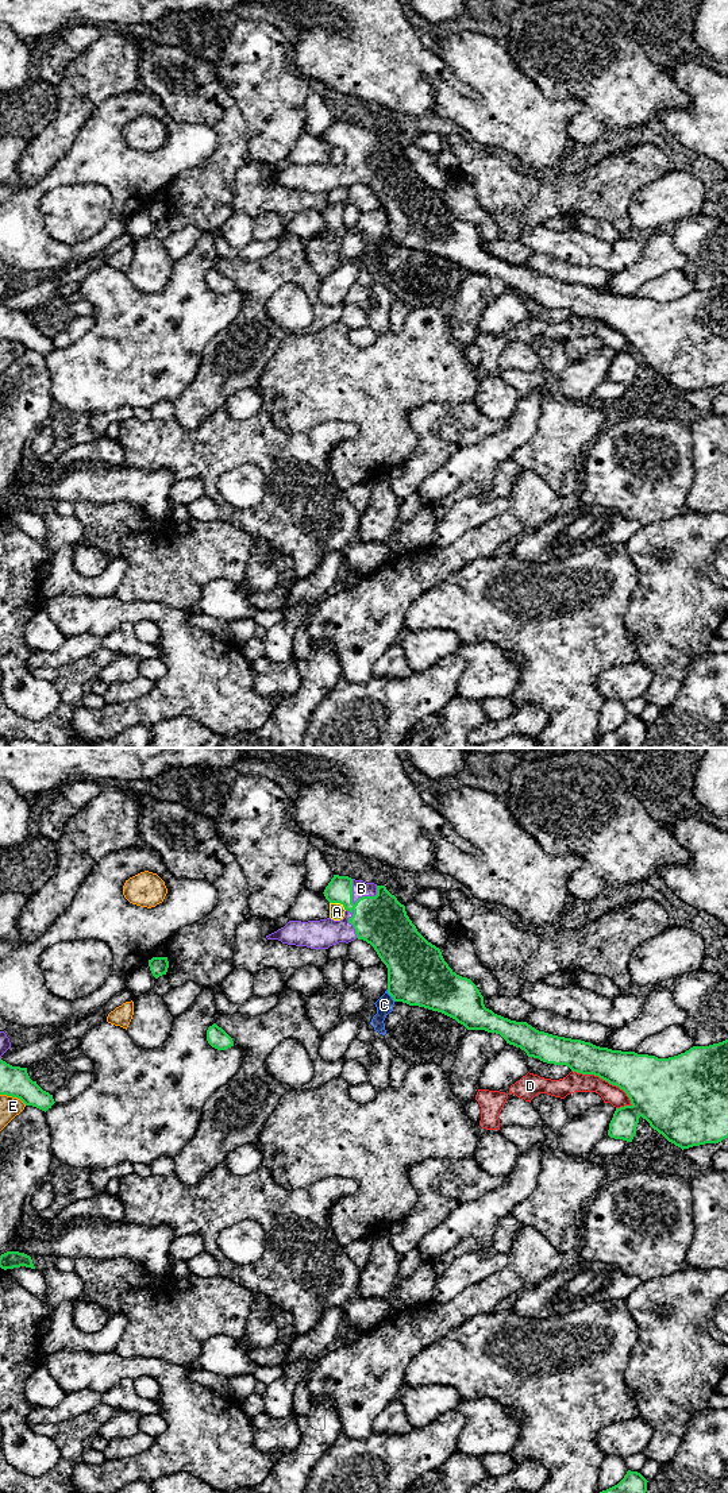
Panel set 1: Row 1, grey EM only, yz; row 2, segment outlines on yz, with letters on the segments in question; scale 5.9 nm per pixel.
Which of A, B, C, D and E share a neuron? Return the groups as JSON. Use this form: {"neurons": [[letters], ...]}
{"neurons": [["A"], ["B"], ["C"], ["D"], ["E"]]}

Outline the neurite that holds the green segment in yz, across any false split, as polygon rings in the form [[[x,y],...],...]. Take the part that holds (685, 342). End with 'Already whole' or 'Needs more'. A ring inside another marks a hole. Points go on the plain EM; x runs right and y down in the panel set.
[[[334,119],[323,138],[330,147],[340,147],[344,151],[340,165],[289,165],[266,182],[311,193],[328,193],[339,186],[363,184],[386,209],[388,238],[394,246],[442,256],[467,274],[500,278],[506,288],[520,292],[528,301],[566,309],[573,316],[594,319],[619,331],[627,337],[631,348],[616,352],[608,374],[610,382],[632,386],[640,360],[682,394],[719,387],[728,382],[728,283],[709,290],[693,290],[674,301],[658,302],[539,275],[527,266],[511,265],[486,252],[477,229],[448,211],[440,193],[417,175],[407,159],[405,150],[385,130]]]. Needs more

